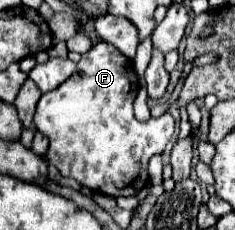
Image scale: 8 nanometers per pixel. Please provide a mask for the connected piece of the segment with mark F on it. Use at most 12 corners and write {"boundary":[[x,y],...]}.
{"boundary":[[110,43],[40,97],[62,177],[136,195],[172,115],[140,123],[136,73]]}

